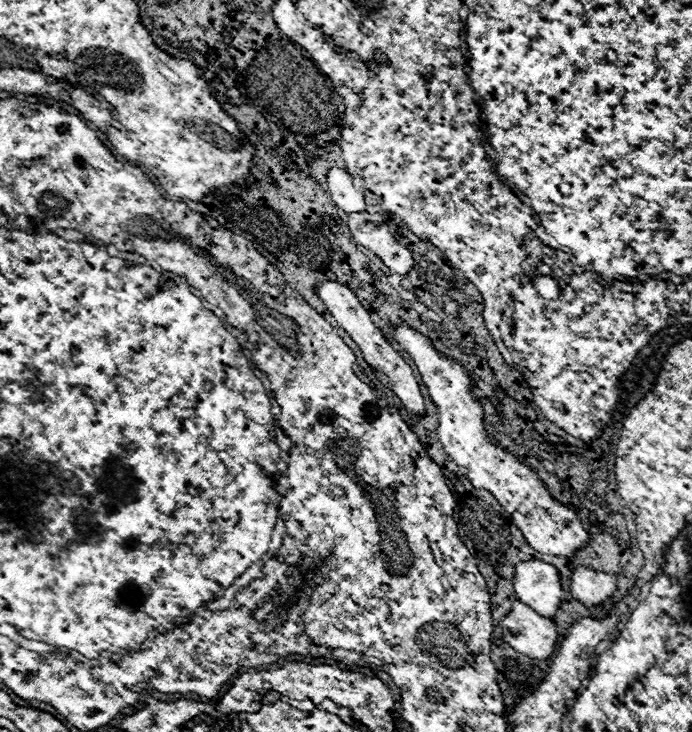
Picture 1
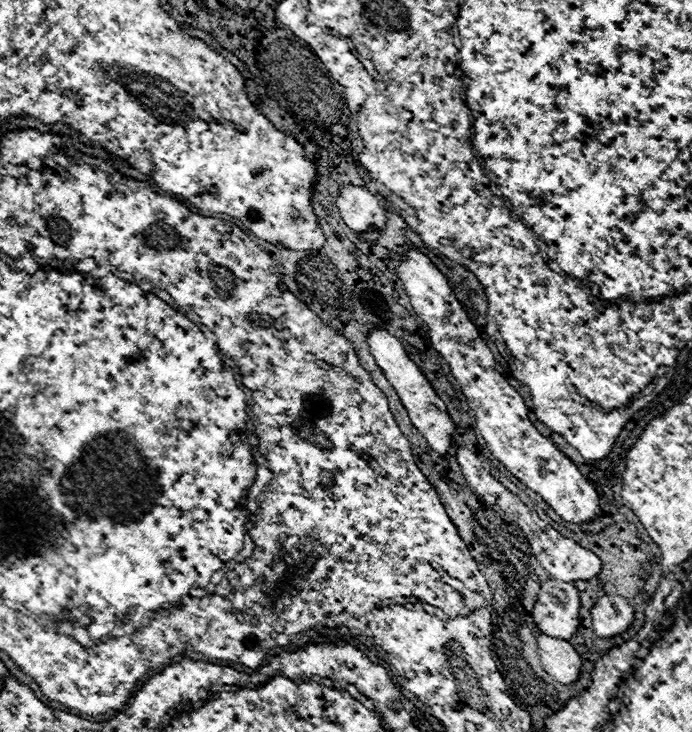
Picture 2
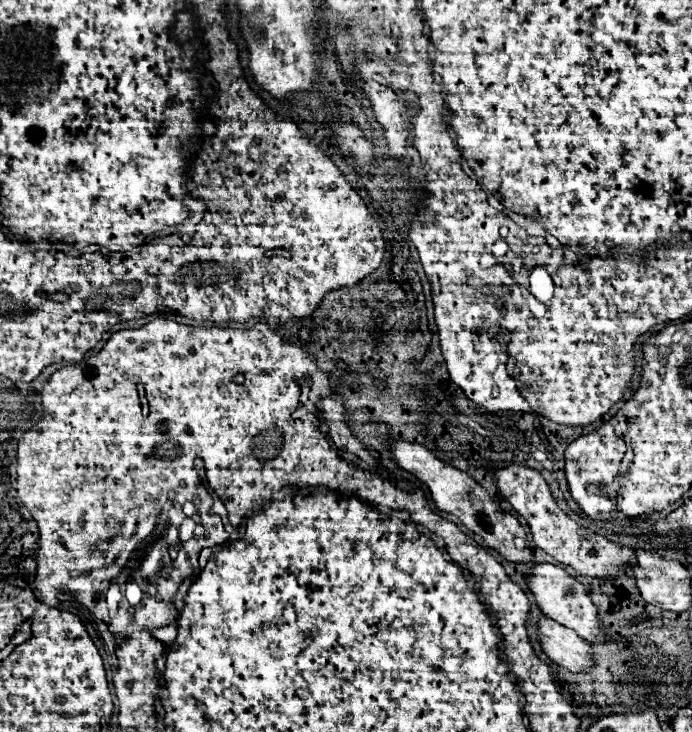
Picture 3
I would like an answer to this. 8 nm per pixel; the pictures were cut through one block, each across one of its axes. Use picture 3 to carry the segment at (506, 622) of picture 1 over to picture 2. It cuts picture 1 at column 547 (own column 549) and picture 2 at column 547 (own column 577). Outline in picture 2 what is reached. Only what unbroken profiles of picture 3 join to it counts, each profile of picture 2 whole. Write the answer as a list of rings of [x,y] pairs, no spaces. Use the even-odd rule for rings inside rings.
[[[540,632],[536,638],[536,646],[540,652],[540,662],[550,676],[554,676],[562,684],[578,680],[582,662],[572,644],[568,644],[562,638],[552,638]]]

